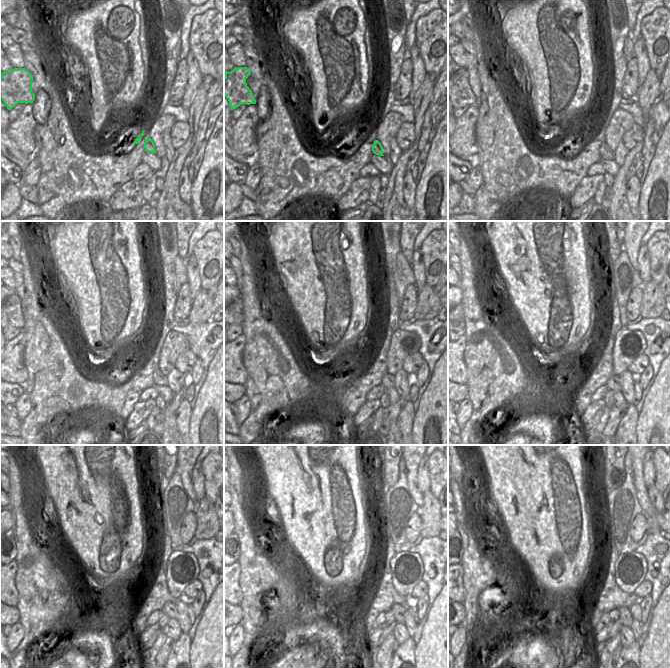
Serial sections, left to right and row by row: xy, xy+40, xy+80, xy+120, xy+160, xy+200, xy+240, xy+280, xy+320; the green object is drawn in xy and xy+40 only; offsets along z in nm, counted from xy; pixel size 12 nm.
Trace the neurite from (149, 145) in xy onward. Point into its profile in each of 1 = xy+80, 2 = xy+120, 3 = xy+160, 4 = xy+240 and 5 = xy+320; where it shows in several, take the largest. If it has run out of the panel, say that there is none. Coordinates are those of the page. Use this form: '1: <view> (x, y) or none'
1: xy+80 (605, 152)
2: xy+120 (159, 379)
3: xy+160 (388, 380)
4: xy+240 (169, 608)
5: xy+320 (625, 617)

